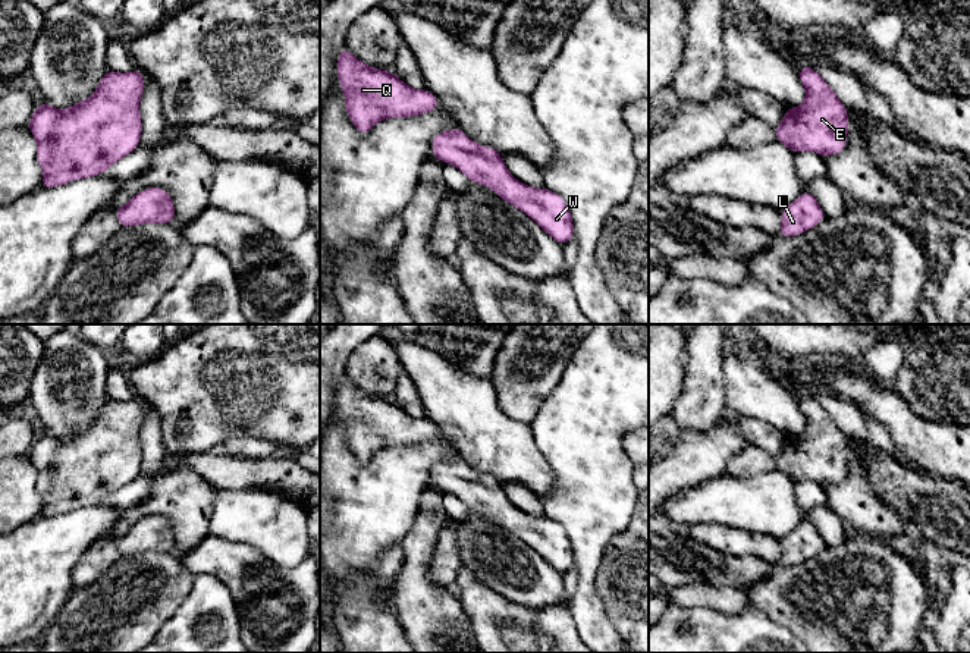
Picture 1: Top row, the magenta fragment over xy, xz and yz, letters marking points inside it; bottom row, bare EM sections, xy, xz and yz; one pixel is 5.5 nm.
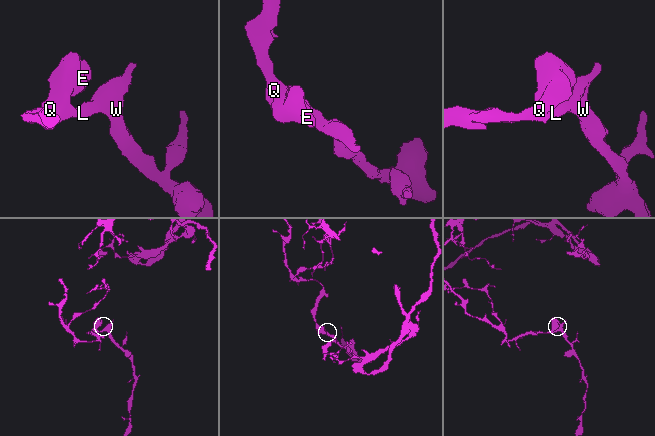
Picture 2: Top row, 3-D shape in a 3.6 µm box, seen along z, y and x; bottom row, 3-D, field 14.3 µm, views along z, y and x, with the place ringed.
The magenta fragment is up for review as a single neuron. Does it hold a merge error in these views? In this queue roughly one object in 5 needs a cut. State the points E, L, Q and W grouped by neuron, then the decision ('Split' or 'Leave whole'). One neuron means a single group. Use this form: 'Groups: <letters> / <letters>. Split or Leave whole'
Groups: E L Q W. Leave whole

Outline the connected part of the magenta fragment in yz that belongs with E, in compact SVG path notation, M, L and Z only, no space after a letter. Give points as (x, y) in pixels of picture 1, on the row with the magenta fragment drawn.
M807 63L800 66L798 79L806 87L806 98L800 107L785 107L782 122L773 128L776 141L792 154L813 151L823 158L839 154L847 145L847 107Z

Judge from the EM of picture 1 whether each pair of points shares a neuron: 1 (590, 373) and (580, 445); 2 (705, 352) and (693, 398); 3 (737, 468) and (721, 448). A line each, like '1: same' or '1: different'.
1: same
2: same
3: different

